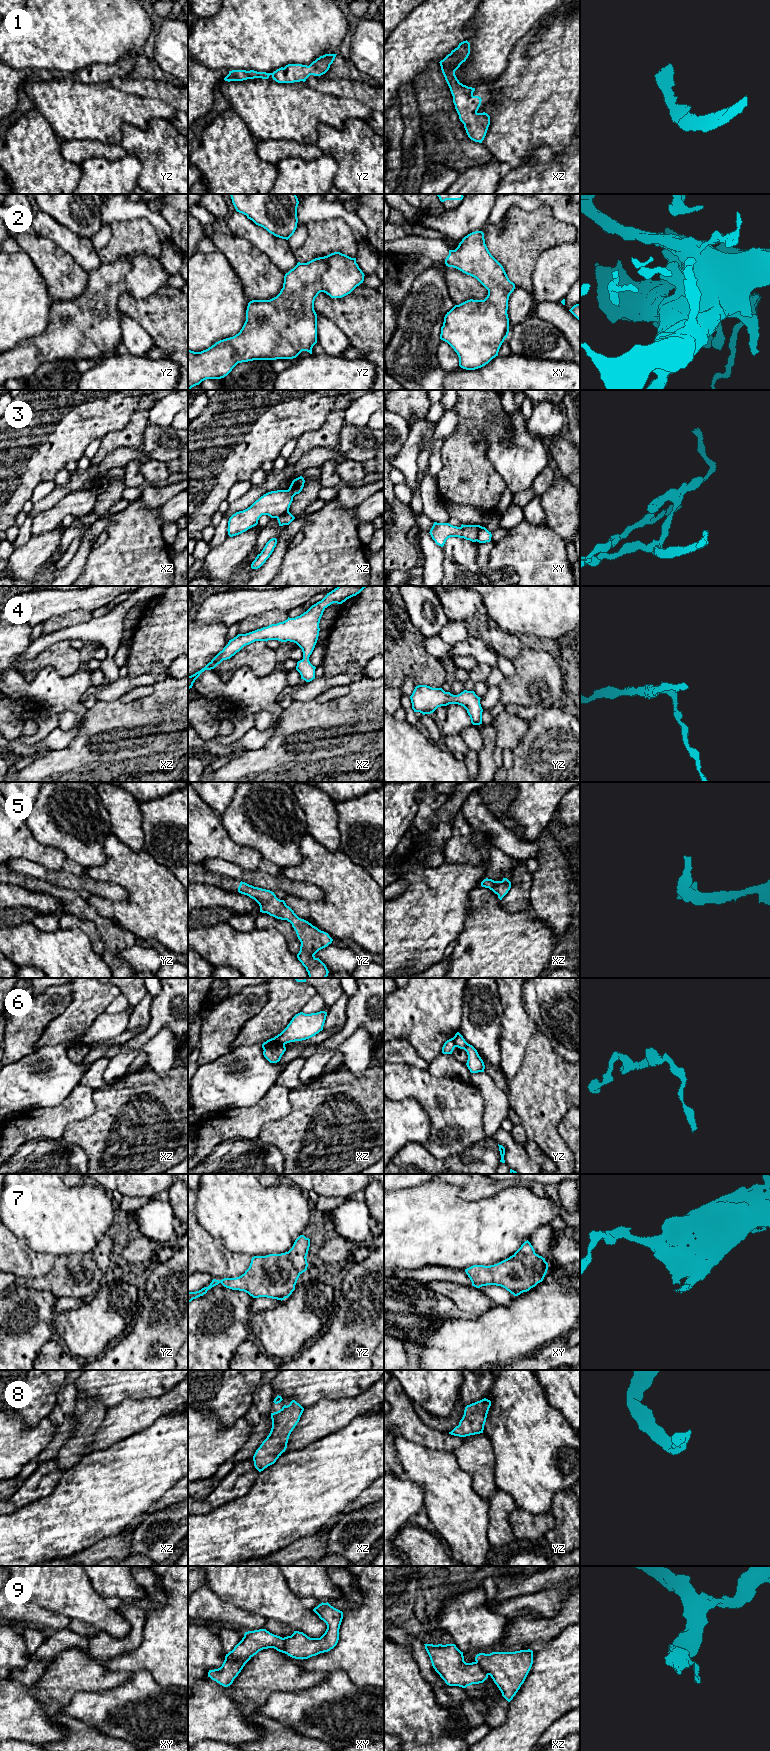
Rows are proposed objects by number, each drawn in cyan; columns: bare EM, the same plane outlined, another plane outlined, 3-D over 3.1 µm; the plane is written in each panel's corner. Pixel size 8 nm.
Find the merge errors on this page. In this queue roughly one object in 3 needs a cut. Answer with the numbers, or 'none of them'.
3, 6, 9

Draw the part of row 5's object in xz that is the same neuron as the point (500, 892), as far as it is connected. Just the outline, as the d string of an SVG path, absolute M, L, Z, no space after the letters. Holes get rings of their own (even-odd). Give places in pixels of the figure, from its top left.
M503 878L502 881L494 881L492 879L484 879L481 882L481 886L485 888L489 888L495 894L498 895L498 898L502 900L502 898L508 893L511 888L511 882L507 878Z

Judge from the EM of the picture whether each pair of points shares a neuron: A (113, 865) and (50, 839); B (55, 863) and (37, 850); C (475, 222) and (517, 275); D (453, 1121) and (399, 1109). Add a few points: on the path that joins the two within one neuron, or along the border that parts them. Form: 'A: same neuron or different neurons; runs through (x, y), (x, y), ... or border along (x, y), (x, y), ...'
A: different neurons; border along (106, 838), (106, 860), (100, 865), (83, 869)
B: same neuron; runs through (51, 859), (41, 854)
C: different neurons; border along (487, 220), (481, 229)
D: different neurons; border along (414, 1098), (429, 1116), (430, 1136), (428, 1139)

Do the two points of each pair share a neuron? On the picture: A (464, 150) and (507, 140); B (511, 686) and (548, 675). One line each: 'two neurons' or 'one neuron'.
A: two neurons
B: one neuron

